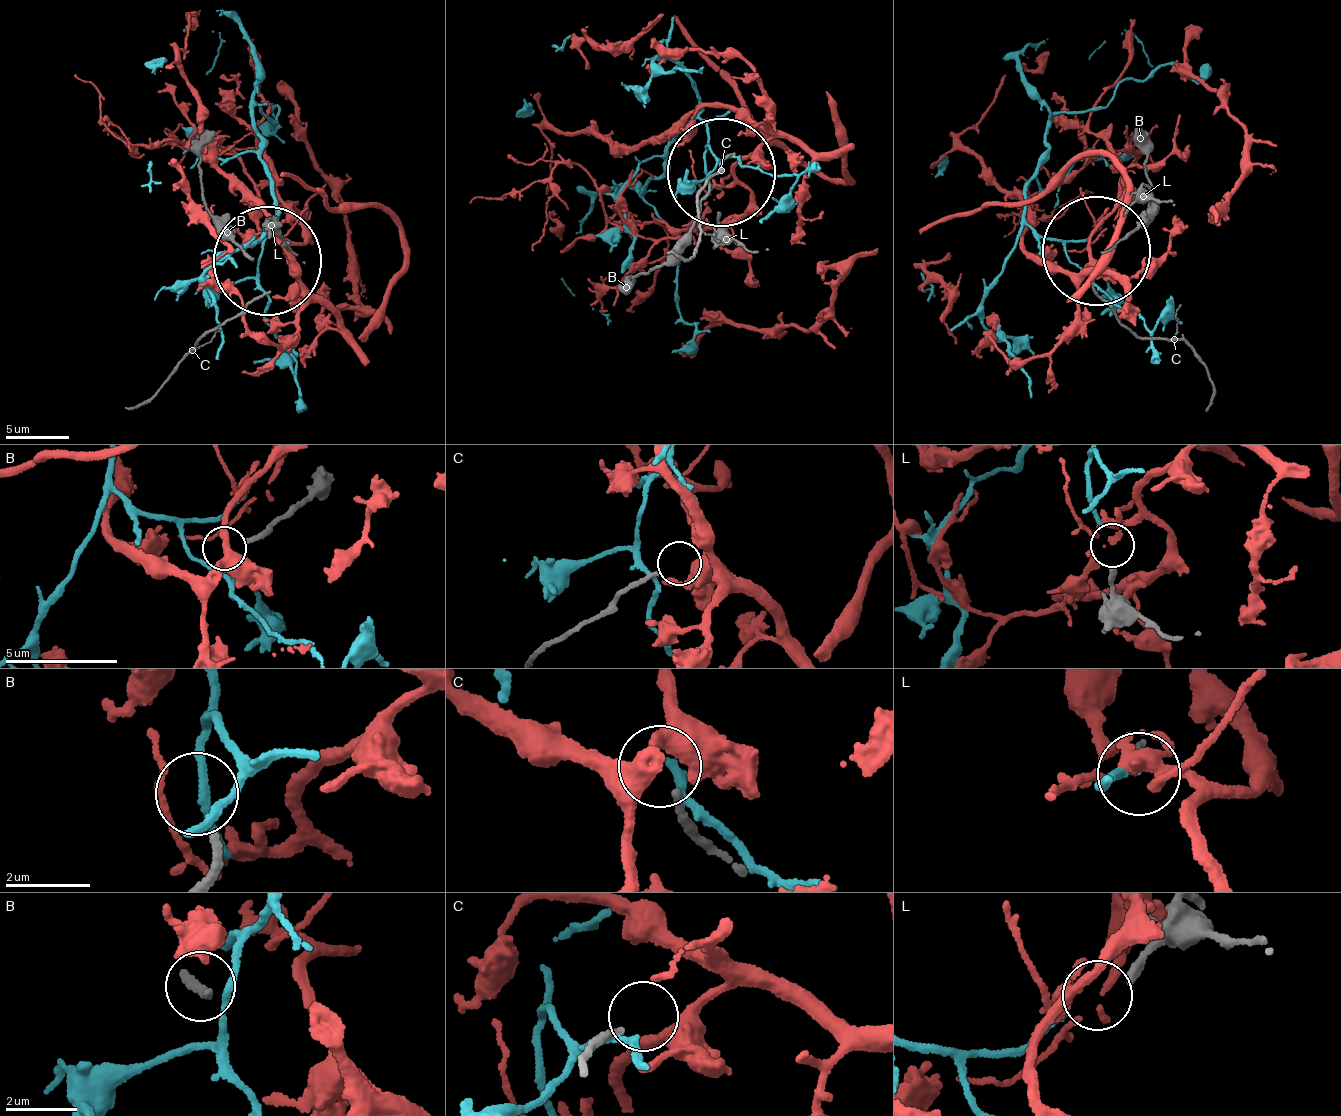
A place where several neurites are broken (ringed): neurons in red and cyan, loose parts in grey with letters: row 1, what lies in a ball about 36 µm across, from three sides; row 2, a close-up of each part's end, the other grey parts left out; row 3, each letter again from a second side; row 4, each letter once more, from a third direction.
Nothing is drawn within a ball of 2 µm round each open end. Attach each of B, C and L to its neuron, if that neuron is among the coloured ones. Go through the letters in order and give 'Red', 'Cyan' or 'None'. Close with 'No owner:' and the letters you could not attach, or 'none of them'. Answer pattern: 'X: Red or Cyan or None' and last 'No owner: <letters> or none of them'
B: None
C: None
L: Cyan
No owner: B, C

